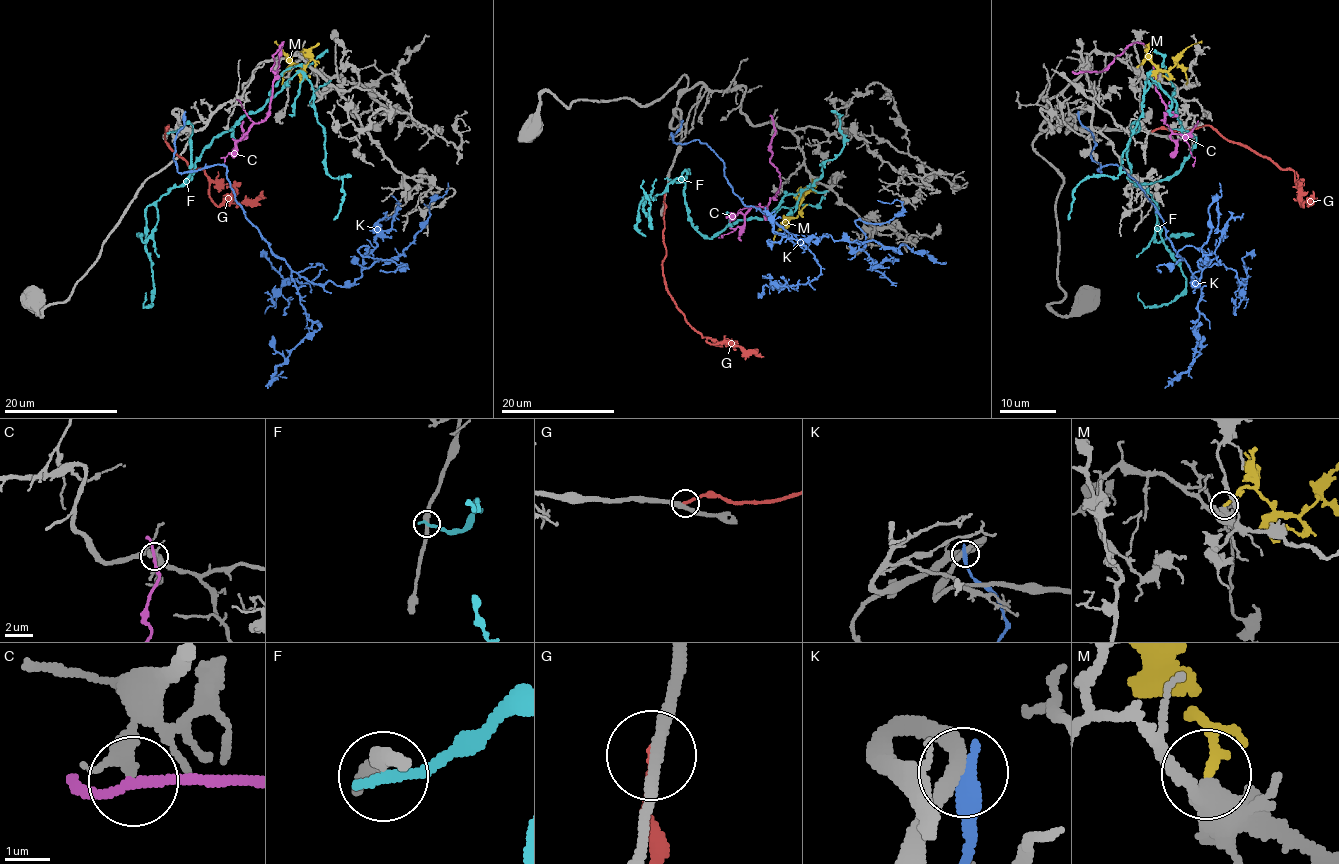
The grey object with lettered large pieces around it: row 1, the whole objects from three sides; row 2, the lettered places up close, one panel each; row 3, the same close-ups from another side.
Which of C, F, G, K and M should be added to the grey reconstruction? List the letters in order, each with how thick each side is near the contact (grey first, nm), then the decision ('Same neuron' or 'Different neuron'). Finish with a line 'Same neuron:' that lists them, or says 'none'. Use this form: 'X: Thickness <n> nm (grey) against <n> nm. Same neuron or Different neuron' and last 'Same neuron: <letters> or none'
C: Thickness 320 nm (grey) against 190 nm. Different neuron
F: Thickness 340 nm (grey) against 280 nm. Different neuron
G: Thickness 280 nm (grey) against 220 nm. Different neuron
K: Thickness 320 nm (grey) against 320 nm. Different neuron
M: Thickness 480 nm (grey) against 200 nm. Same neuron
Same neuron: M

